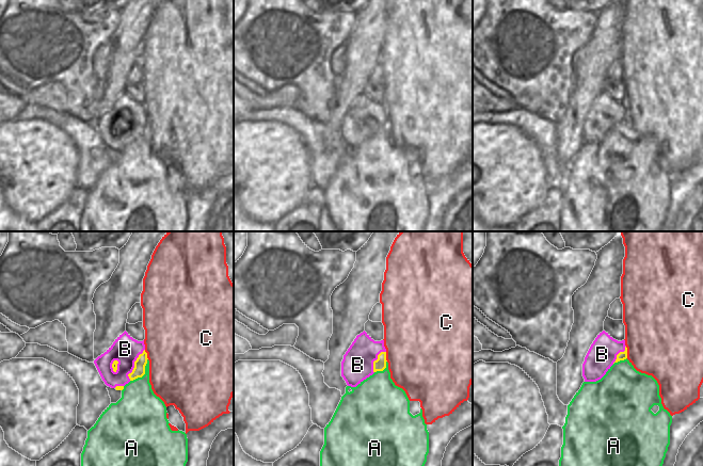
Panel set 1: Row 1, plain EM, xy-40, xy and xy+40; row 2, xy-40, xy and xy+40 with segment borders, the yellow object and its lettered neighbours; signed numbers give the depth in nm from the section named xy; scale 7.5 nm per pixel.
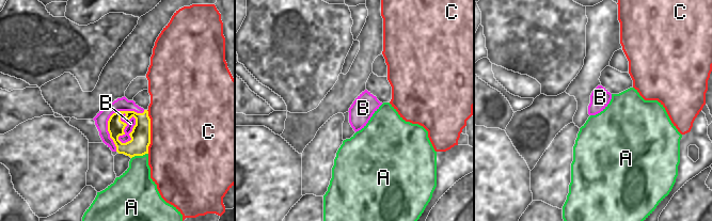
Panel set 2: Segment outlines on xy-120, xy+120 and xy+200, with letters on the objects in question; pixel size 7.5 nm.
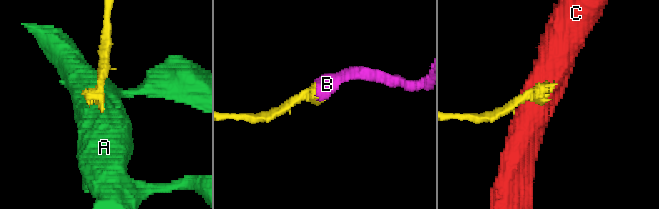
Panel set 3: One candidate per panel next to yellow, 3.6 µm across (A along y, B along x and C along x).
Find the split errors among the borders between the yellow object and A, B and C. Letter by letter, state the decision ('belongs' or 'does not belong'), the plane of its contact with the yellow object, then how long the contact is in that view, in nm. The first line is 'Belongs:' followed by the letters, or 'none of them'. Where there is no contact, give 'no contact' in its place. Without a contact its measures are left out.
Belongs: B
A: does not belong; meets yellow in xy-40; contact 220 nm long
B: belongs; meets yellow in xy-40; contact 260 nm long
C: does not belong; meets yellow in xy+40; contact 90 nm long

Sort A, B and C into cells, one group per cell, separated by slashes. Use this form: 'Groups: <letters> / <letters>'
Groups: A / B / C.

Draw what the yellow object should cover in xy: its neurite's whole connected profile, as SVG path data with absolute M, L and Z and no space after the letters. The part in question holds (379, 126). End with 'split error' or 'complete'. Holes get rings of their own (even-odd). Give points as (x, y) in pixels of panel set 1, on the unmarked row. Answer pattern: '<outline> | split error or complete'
M365 92L356 97L341 123L341 138L348 147L356 148L364 141L377 132L383 132L386 129L386 110L384 101L374 102Z | split error

